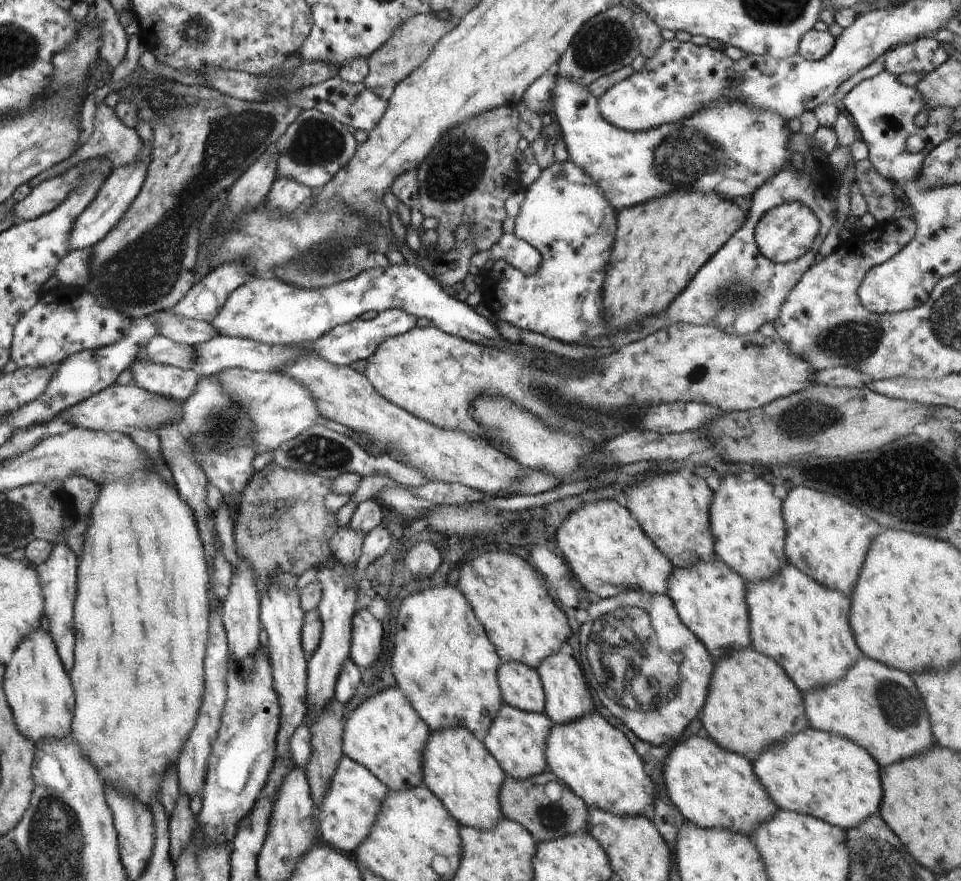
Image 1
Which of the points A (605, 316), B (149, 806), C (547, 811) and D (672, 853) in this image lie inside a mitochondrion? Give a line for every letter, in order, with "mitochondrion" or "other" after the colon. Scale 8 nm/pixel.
A: other
B: other
C: mitochondrion
D: other

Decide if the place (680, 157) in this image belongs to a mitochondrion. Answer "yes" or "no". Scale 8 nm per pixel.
yes

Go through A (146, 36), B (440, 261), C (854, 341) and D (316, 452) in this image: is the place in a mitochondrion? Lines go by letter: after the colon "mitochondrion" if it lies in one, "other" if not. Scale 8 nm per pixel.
A: other
B: other
C: mitochondrion
D: mitochondrion

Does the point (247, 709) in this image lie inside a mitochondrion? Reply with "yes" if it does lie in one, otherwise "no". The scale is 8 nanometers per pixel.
yes

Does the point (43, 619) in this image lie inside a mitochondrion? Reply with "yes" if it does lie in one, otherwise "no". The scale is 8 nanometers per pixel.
no

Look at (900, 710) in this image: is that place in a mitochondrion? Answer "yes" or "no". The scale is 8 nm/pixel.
yes

